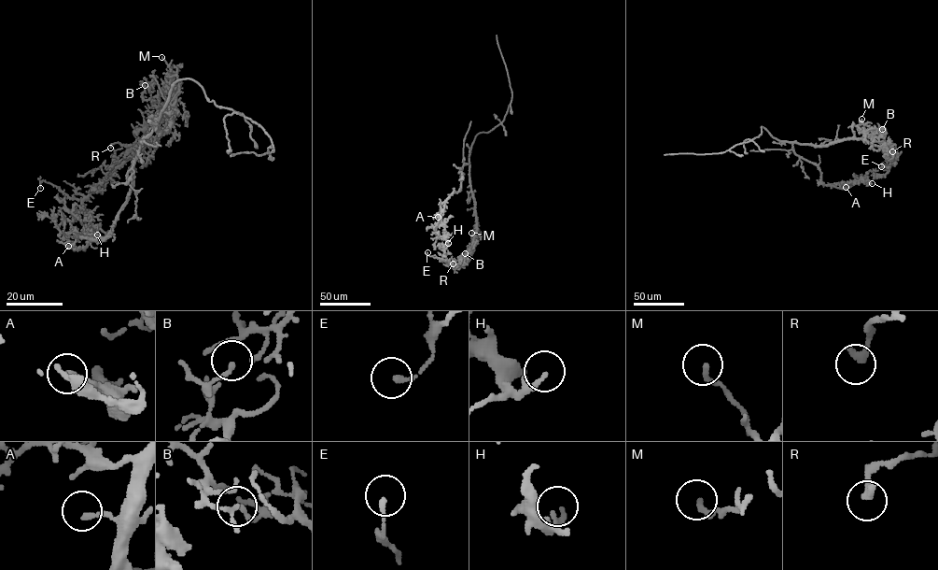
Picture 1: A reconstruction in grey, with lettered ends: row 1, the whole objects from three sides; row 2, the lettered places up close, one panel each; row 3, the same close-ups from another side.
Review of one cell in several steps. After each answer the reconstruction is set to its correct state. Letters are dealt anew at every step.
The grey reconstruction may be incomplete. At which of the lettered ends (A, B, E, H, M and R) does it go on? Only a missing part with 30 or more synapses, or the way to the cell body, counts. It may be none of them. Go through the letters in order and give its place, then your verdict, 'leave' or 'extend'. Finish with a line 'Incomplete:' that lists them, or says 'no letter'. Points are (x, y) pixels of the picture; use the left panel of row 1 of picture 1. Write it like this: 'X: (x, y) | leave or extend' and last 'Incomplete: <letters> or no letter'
A: (68, 246) | leave
B: (145, 85) | leave
E: (40, 188) | leave
H: (97, 235) | leave
M: (161, 57) | leave
R: (110, 148) | leave
Incomplete: no letter

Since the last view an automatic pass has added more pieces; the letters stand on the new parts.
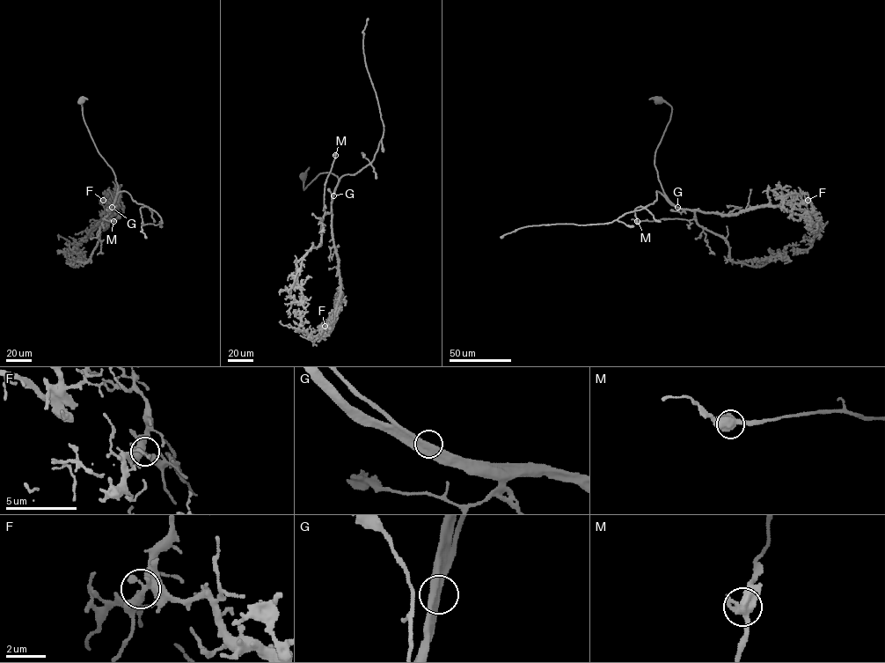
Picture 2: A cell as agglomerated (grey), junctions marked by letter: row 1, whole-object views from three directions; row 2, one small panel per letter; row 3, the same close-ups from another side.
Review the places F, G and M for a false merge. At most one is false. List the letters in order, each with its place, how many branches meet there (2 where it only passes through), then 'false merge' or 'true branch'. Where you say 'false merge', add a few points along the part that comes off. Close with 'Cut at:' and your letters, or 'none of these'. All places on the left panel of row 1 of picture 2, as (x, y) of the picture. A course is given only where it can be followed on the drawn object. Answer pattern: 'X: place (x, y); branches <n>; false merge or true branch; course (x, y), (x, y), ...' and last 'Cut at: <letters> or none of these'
F: place (103, 200); branches 4; true branch
G: place (112, 207); branches 2; true branch
M: place (113, 221); branches 2; true branch
Cut at: none of these

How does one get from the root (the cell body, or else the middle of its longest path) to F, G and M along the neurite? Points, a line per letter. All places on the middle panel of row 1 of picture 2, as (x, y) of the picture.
F: (303, 176), (303, 189), (319, 173), (330, 173), (340, 180), (332, 209), (340, 290), (333, 321), (325, 326)
G: (303, 176), (303, 189), (319, 173), (330, 173), (336, 175), (340, 180), (333, 195)
M: (303, 176), (303, 189), (319, 173), (330, 173), (340, 179), (330, 212), (325, 210), (325, 182), (335, 155)

